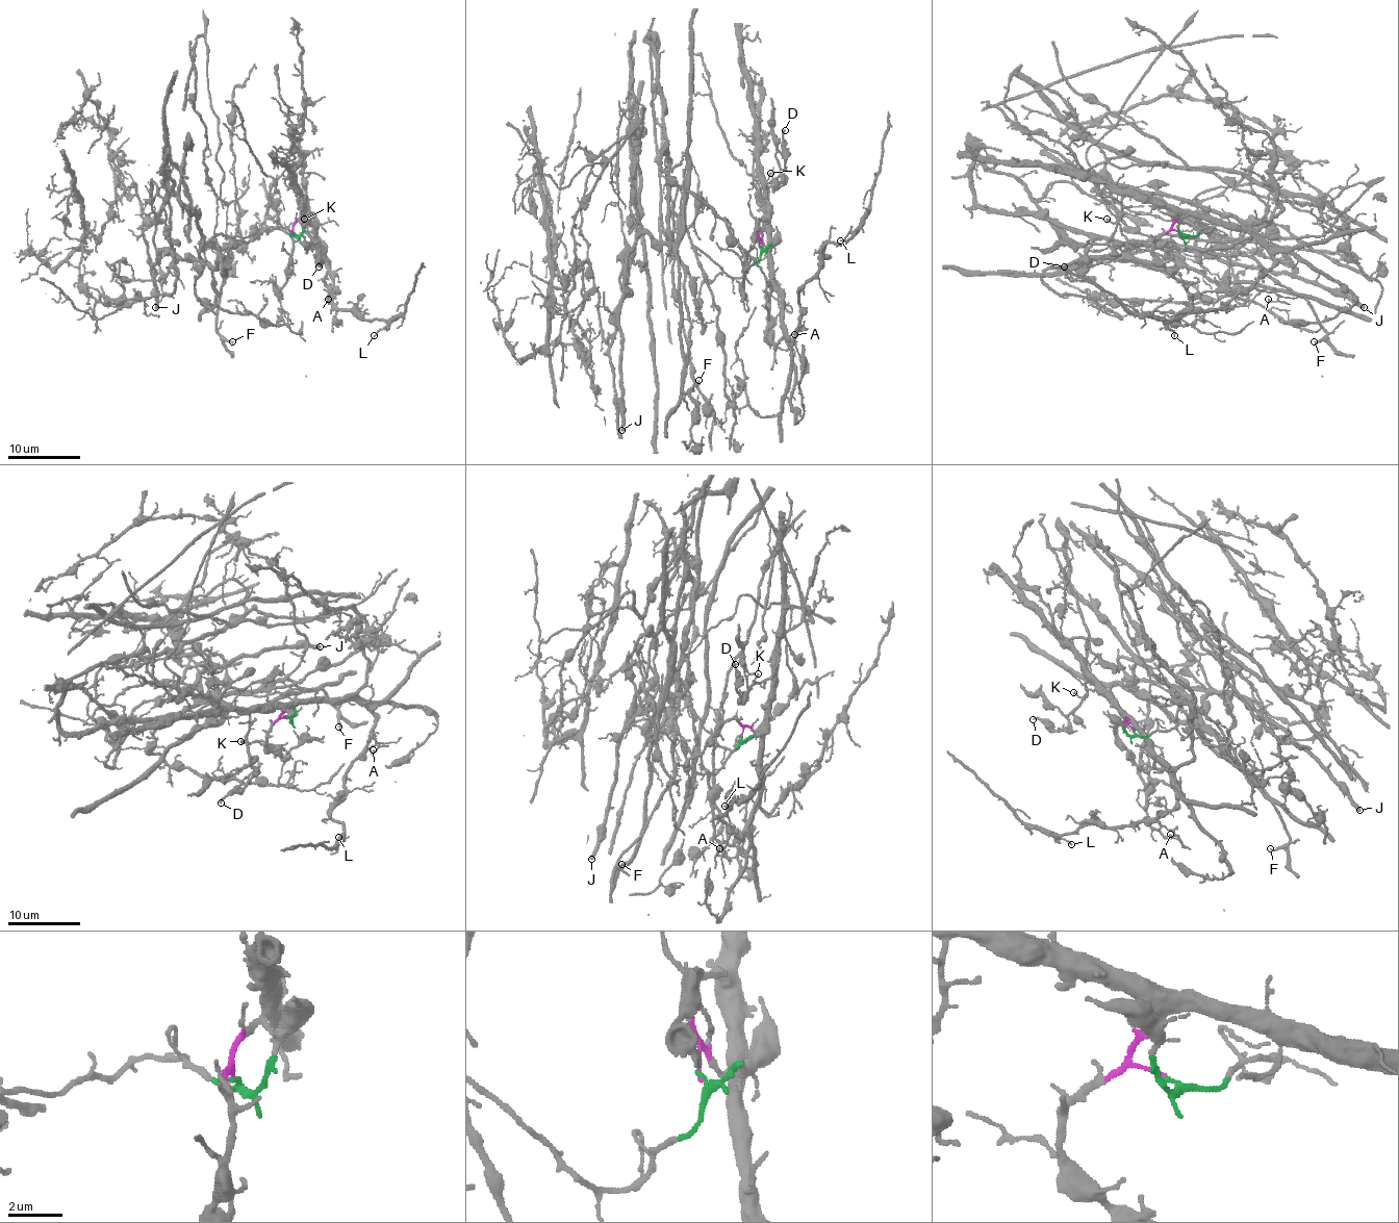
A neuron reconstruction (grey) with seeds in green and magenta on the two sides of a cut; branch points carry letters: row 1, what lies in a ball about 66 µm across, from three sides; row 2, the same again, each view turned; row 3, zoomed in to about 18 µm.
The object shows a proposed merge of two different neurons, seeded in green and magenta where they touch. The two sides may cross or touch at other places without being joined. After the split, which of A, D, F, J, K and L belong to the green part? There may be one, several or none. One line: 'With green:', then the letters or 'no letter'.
With green: F, J

